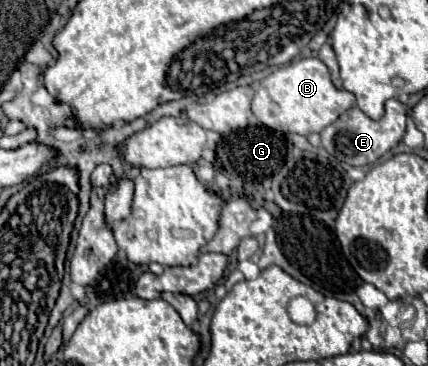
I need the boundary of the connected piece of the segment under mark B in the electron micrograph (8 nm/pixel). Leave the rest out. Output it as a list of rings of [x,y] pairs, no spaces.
[[[300,58],[276,68],[260,82],[252,100],[252,112],[264,126],[272,130],[288,130],[308,136],[330,126],[342,112],[354,106],[354,100],[354,94],[348,90],[338,90],[332,84],[324,62],[318,58]]]

